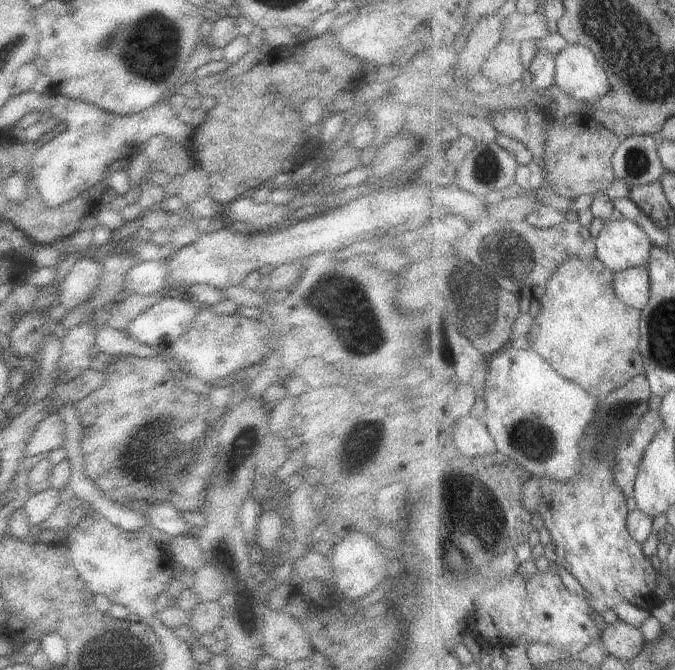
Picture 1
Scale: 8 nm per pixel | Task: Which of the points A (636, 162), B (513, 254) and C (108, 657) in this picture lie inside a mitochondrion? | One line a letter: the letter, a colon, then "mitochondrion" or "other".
A: mitochondrion
B: mitochondrion
C: mitochondrion

